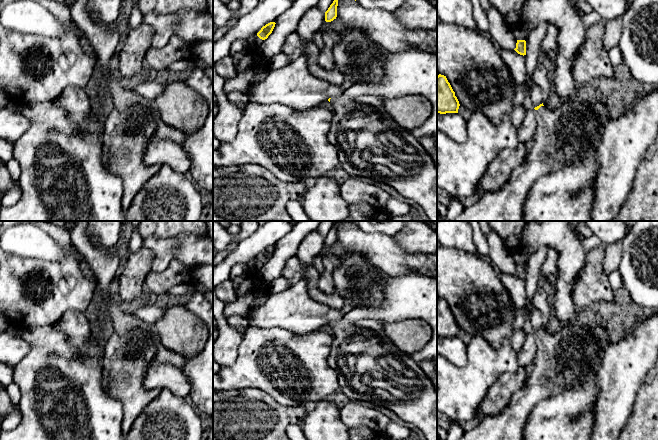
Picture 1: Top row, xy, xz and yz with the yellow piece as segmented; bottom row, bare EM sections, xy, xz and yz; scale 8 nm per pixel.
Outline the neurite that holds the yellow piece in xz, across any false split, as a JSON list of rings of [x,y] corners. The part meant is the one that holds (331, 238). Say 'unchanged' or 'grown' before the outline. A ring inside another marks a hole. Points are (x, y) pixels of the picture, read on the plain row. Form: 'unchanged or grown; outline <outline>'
unchanged; outline [[[334,224],[328,234],[325,236],[325,245],[331,246],[337,241],[338,224]]]

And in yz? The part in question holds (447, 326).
unchanged; outline [[[437,300],[437,337],[458,337],[459,325],[446,300]]]

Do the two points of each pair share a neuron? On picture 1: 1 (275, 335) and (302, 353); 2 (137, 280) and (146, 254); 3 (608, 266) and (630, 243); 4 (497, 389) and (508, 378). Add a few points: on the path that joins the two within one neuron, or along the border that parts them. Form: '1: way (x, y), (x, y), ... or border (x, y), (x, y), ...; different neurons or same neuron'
1: way (282, 342), (285, 342), (295, 350); same neuron
2: way (137, 274), (137, 265), (141, 260); same neuron
3: border (623, 240), (622, 257), (617, 269); different neurons
4: way (500, 386), (505, 381); same neuron

